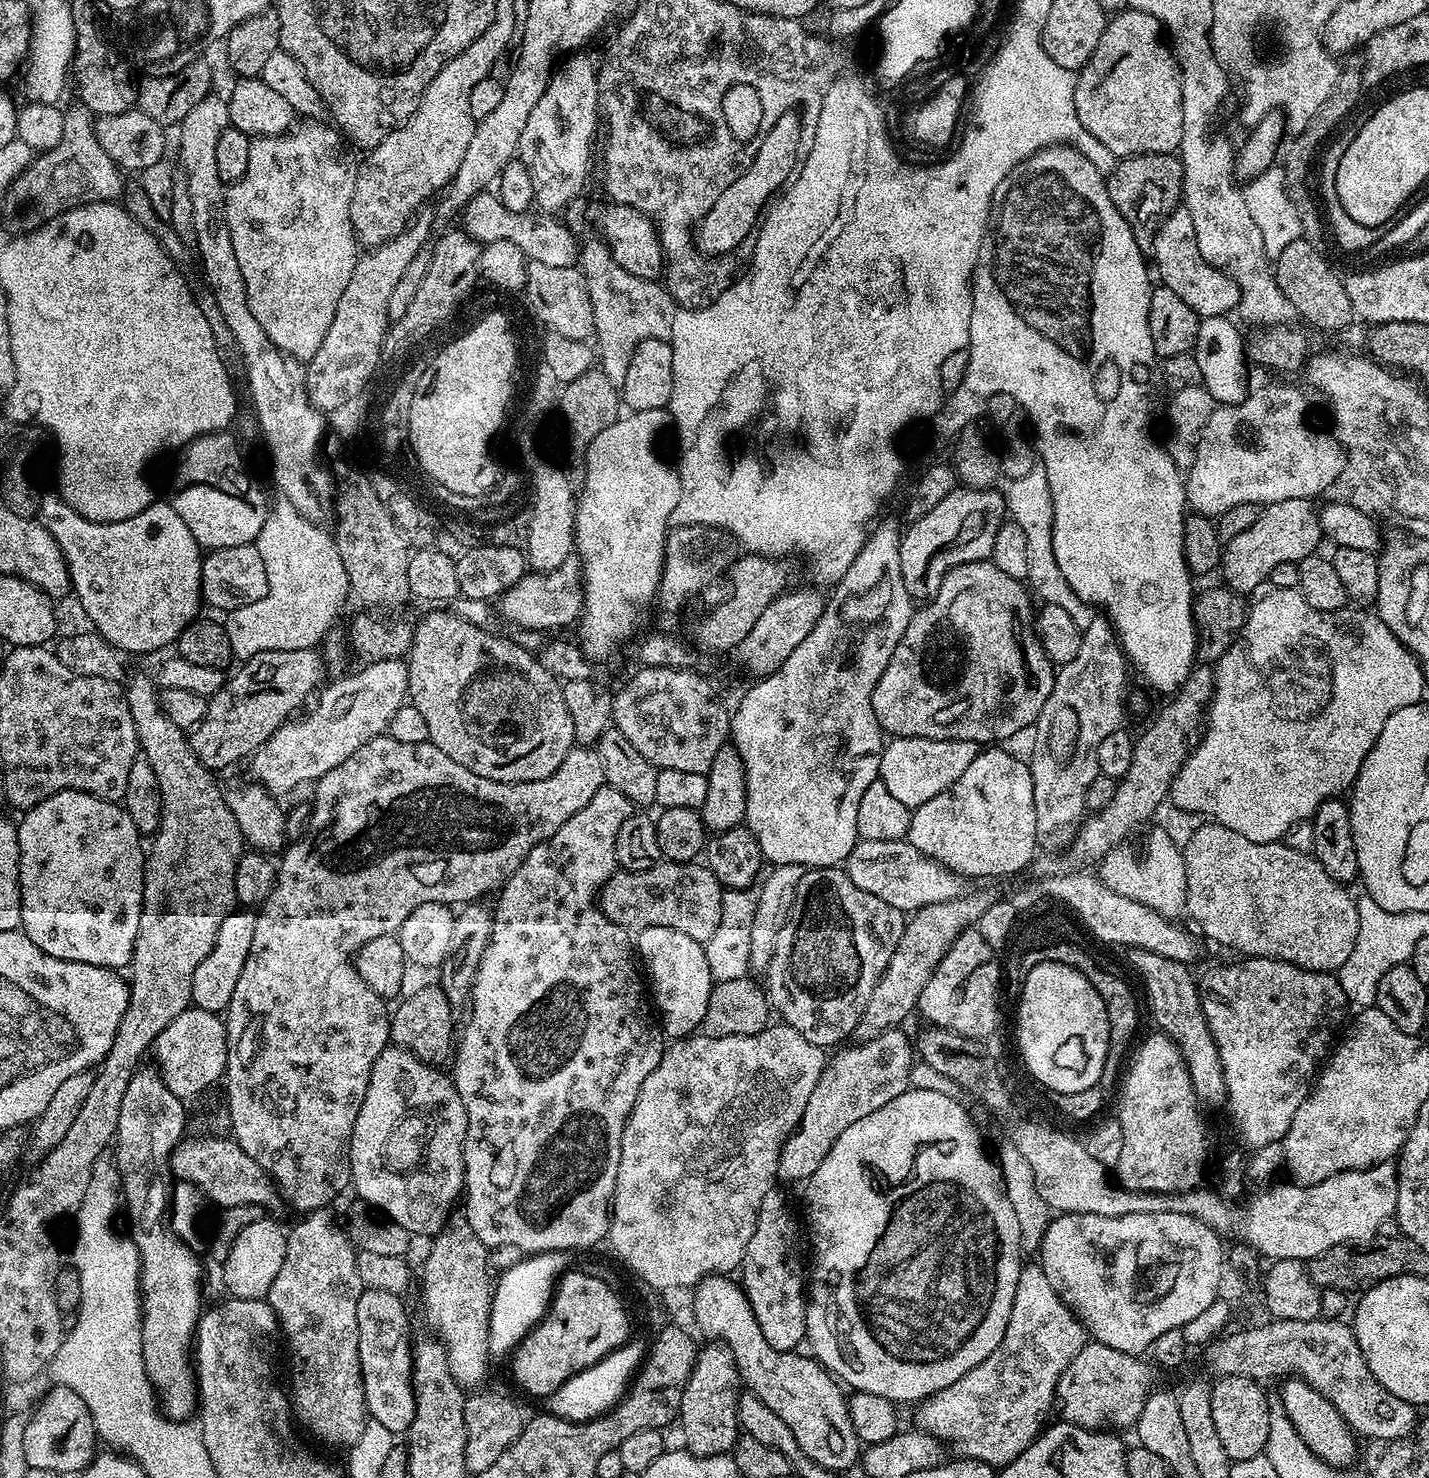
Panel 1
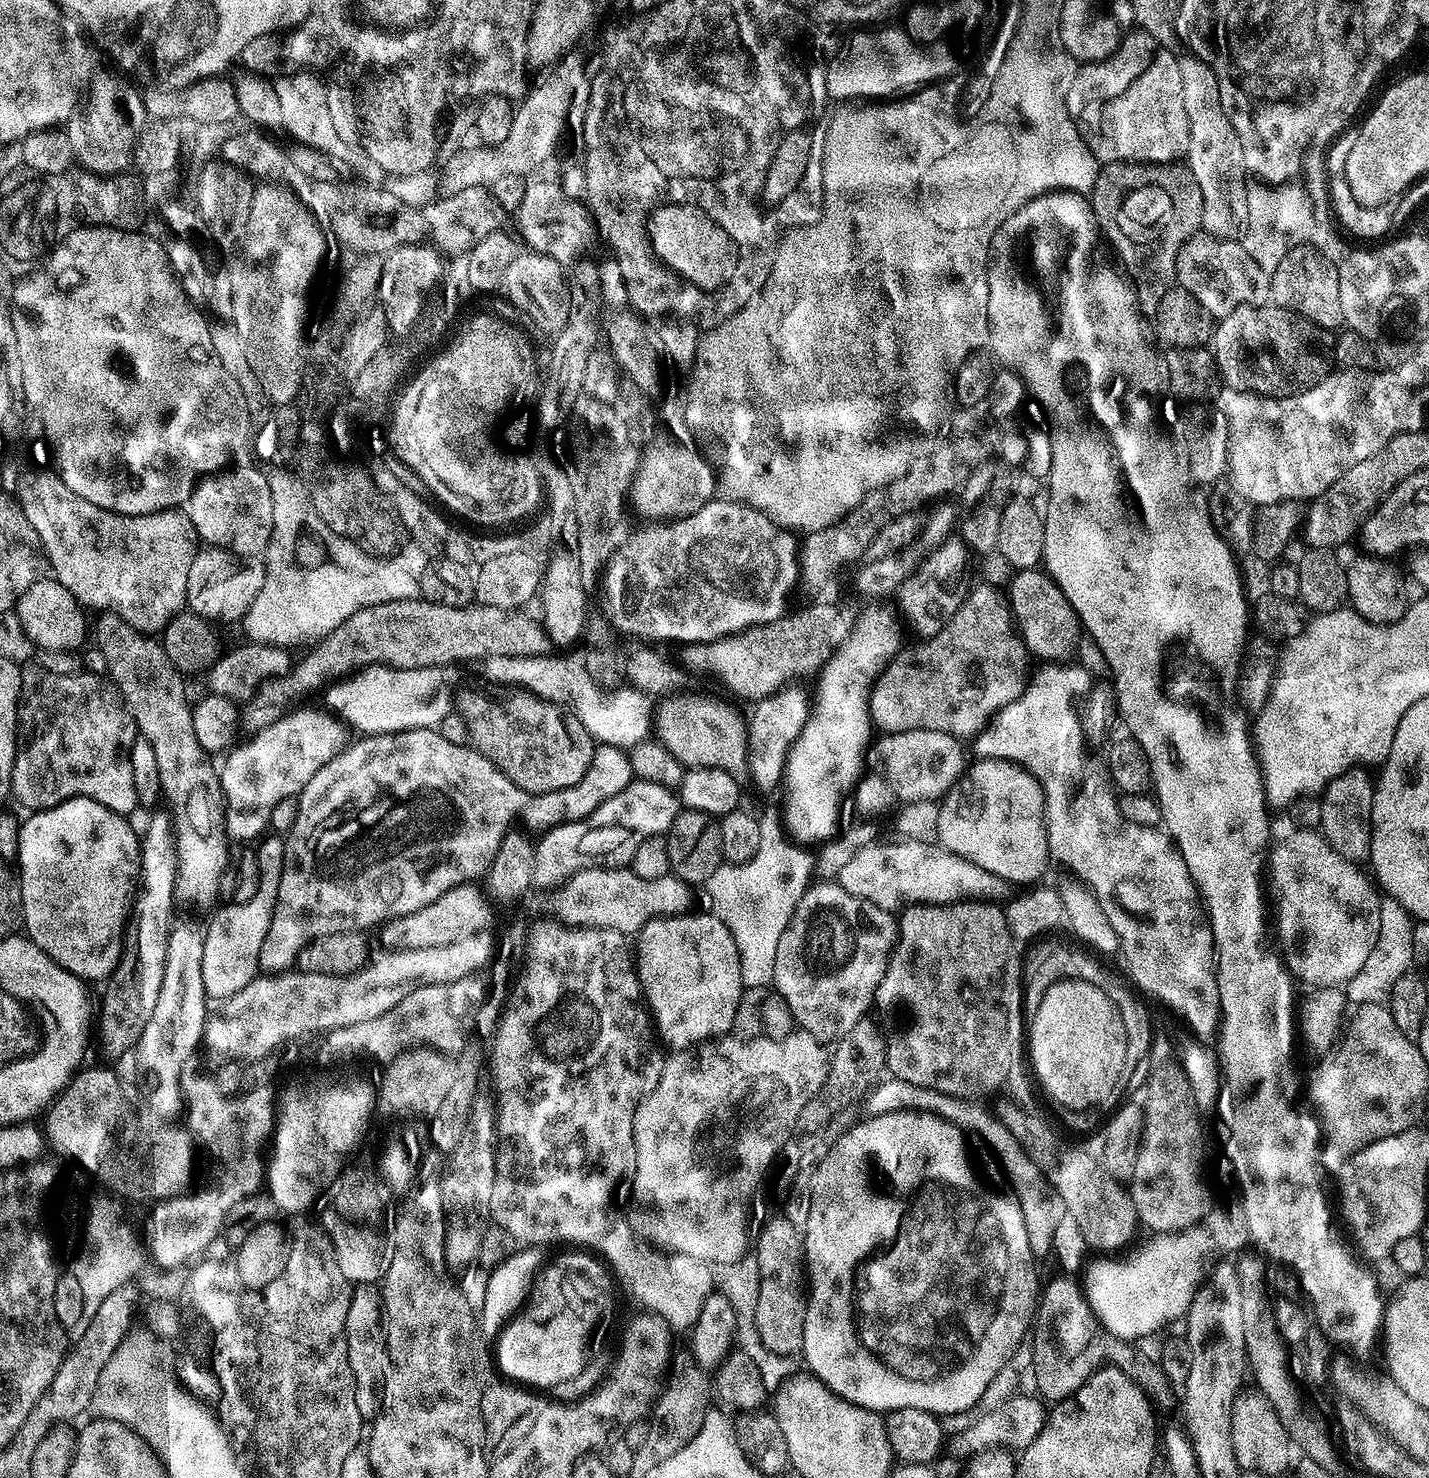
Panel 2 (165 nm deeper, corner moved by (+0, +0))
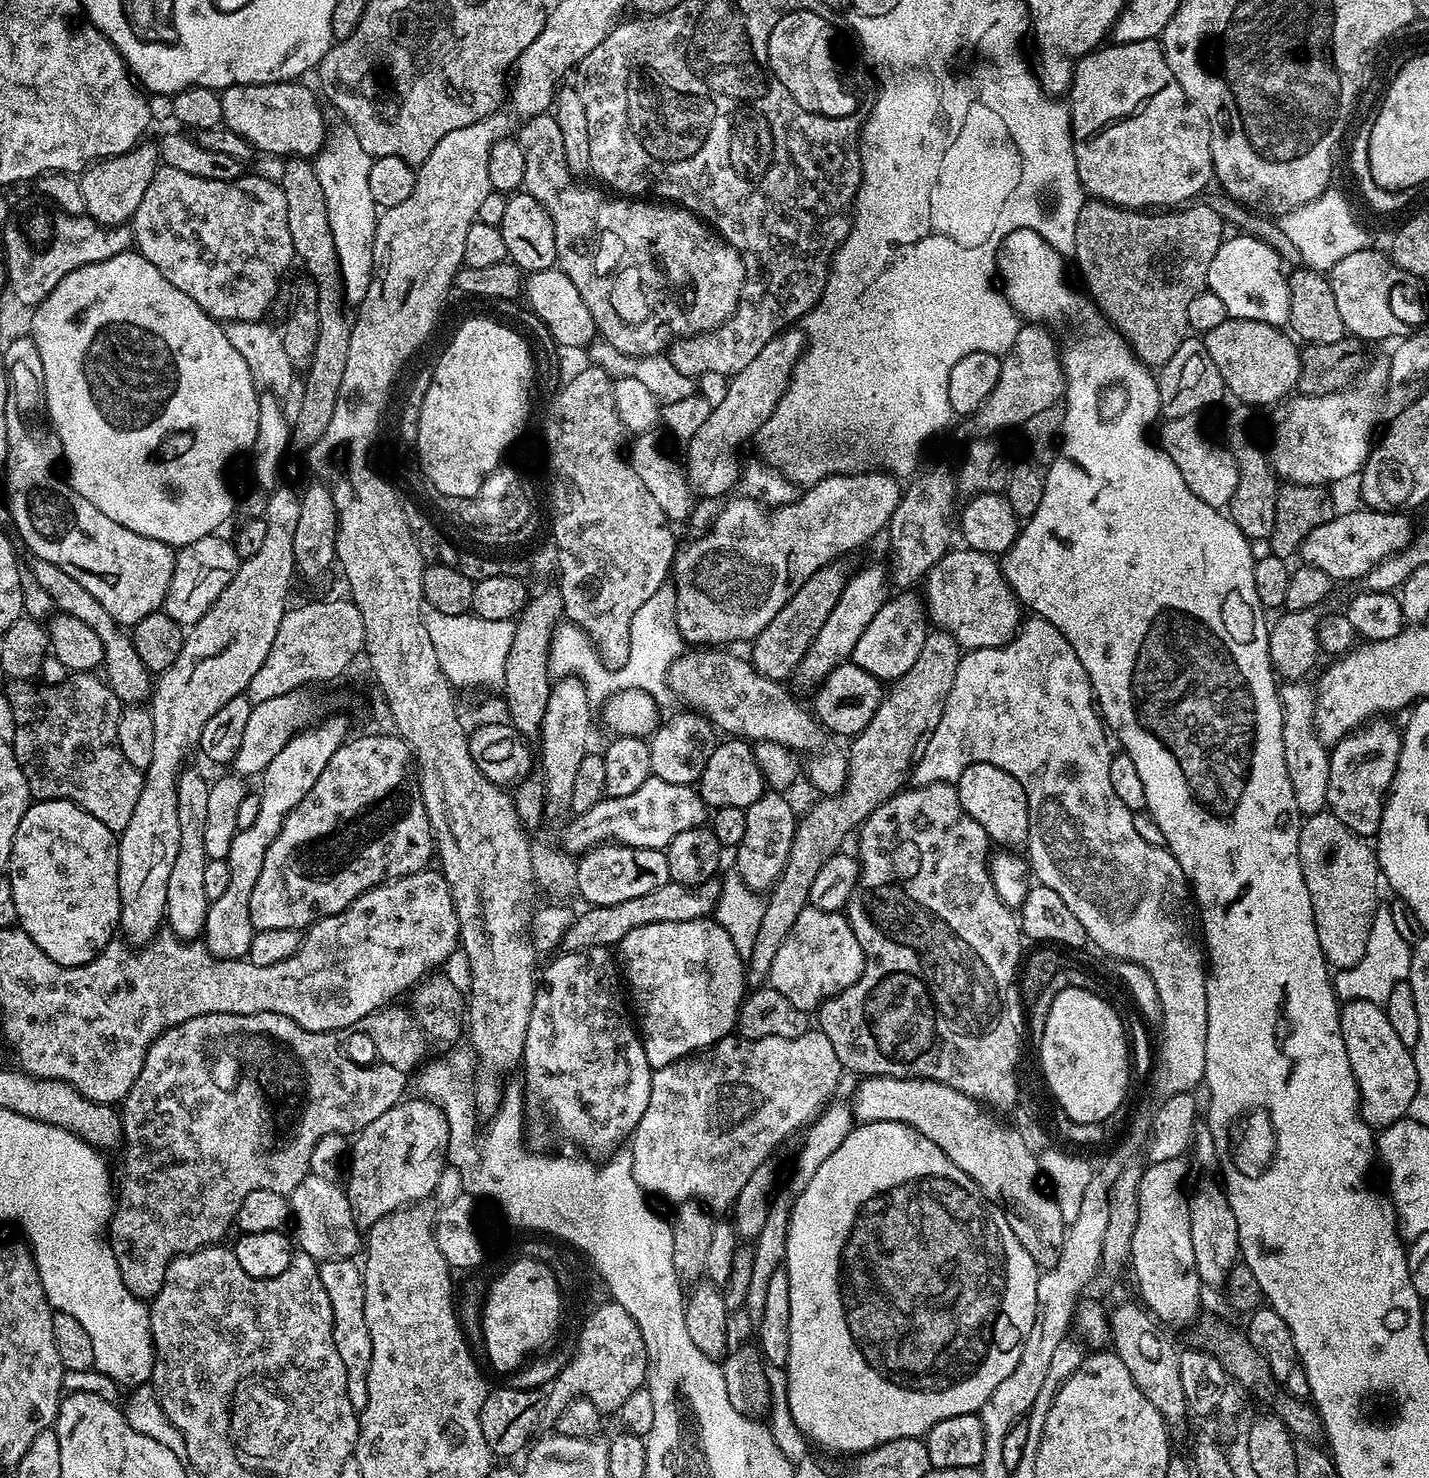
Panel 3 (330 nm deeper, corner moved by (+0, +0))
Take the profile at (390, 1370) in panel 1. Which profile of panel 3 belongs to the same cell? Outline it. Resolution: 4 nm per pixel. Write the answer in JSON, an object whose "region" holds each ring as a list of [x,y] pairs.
{"region":[[[355,1259],[321,1260],[319,1266],[322,1286],[326,1286],[326,1294],[330,1298],[334,1350],[338,1350],[342,1366],[346,1366],[346,1394],[350,1394],[350,1406],[354,1406],[359,1414],[368,1401],[368,1375],[372,1361],[370,1326],[366,1322],[364,1273]]]}

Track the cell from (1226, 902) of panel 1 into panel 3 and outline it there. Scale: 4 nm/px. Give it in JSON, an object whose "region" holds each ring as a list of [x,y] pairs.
{"region":[[[1327,810],[1307,817],[1300,830],[1300,865],[1304,867],[1306,886],[1310,890],[1310,902],[1314,906],[1314,922],[1318,930],[1318,942],[1324,959],[1333,969],[1354,966],[1366,954],[1366,942],[1370,938],[1370,926],[1378,907],[1376,883],[1381,883],[1380,863],[1376,860],[1373,845],[1357,832],[1351,832],[1338,822],[1333,812]]]}

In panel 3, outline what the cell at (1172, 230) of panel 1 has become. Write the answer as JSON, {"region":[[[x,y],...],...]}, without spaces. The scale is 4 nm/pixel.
{"region":[[[1247,234],[1232,235],[1218,246],[1218,254],[1214,254],[1210,262],[1207,291],[1218,294],[1231,319],[1264,322],[1283,329],[1290,318],[1290,290],[1280,255],[1258,238]]]}

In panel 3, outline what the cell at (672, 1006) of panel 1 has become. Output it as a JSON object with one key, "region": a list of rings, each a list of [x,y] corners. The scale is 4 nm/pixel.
{"region":[[[715,919],[654,922],[650,926],[638,926],[638,930],[630,930],[630,934],[622,938],[618,956],[627,987],[628,984],[632,987],[632,996],[644,1011],[640,1020],[638,1016],[638,1028],[642,1033],[646,1062],[650,1062],[653,1070],[711,1048],[735,1029],[740,1002],[746,995],[746,964],[738,950],[734,950],[730,934],[726,934]]]}

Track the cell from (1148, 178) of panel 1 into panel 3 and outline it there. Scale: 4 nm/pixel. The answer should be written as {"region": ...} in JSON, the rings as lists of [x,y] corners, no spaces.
{"region":[[[1089,199],[1082,210],[1078,210],[1078,226],[1074,226],[1074,261],[1088,287],[1087,295],[1101,314],[1123,336],[1133,354],[1149,369],[1156,370],[1170,362],[1170,358],[1174,358],[1174,350],[1189,339],[1186,310],[1197,294],[1205,291],[1210,262],[1225,239],[1224,220],[1204,202],[1149,214],[1144,210],[1116,208],[1102,200]]]}

